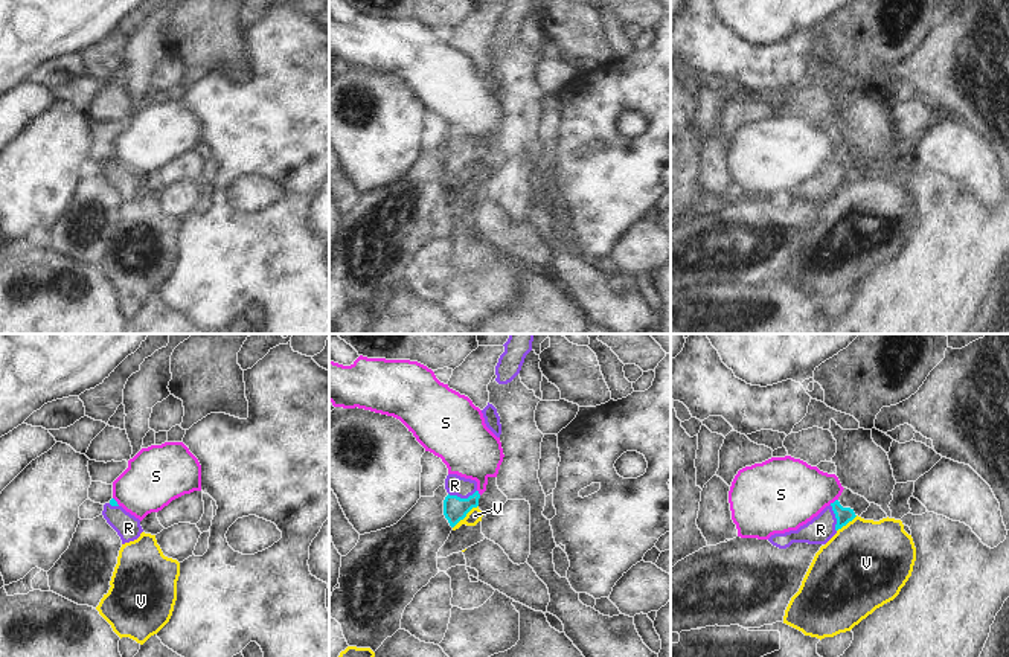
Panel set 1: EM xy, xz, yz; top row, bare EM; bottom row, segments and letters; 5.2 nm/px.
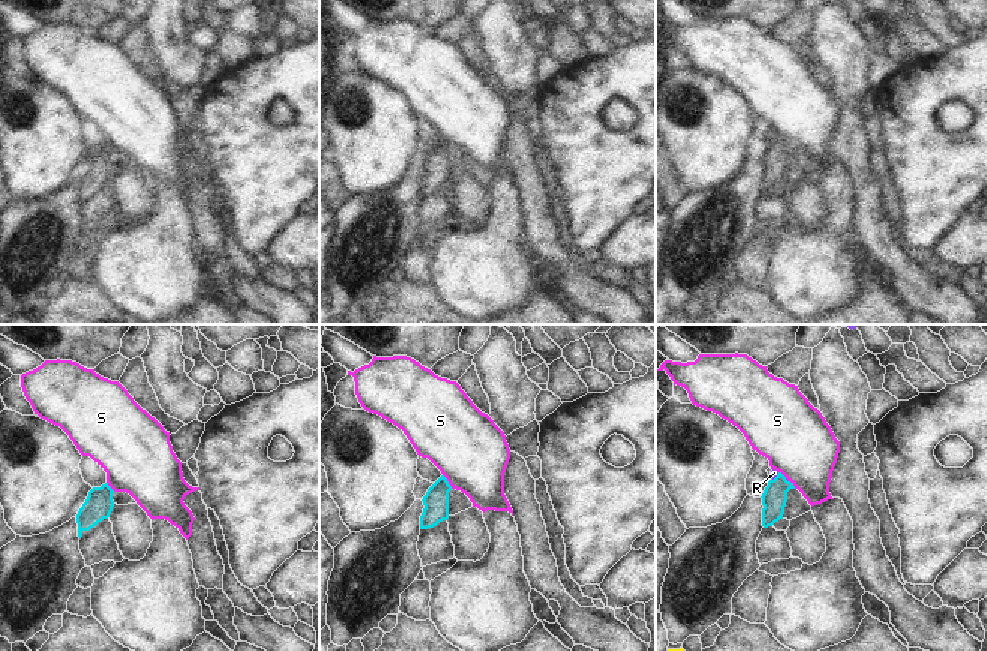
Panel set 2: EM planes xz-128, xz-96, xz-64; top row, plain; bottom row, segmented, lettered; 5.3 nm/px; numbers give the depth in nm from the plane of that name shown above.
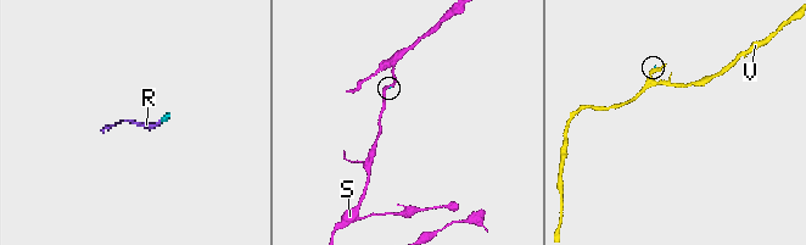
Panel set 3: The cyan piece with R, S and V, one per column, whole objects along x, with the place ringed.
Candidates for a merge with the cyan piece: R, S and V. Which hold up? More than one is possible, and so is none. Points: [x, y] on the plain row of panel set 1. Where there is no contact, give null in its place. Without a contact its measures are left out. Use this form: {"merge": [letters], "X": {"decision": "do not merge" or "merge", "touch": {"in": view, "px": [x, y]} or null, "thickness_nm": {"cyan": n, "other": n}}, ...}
{"merge": ["R"], "R": {"decision": "merge", "touch": {"in": "xz", "px": [462, 157]}, "thickness_nm": {"cyan": 130, "other": 110}}, "S": {"decision": "do not merge", "touch": {"in": "yz", "px": [834, 160]}, "thickness_nm": {"cyan": 90, "other": 360}}, "V": {"decision": "do not merge", "touch": {"in": "xz", "px": [465, 174]}, "thickness_nm": {"cyan": 130, "other": 80}}}

